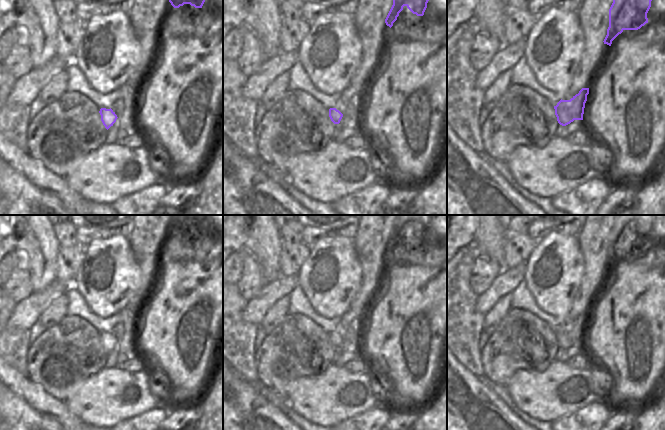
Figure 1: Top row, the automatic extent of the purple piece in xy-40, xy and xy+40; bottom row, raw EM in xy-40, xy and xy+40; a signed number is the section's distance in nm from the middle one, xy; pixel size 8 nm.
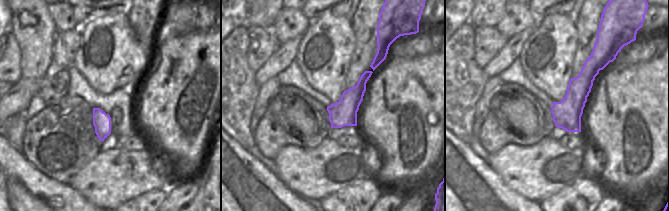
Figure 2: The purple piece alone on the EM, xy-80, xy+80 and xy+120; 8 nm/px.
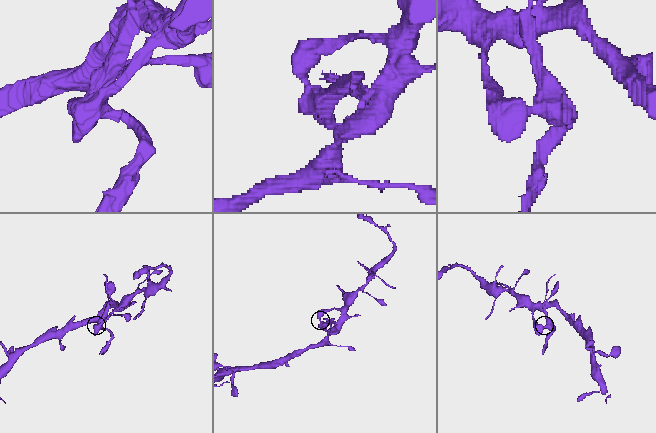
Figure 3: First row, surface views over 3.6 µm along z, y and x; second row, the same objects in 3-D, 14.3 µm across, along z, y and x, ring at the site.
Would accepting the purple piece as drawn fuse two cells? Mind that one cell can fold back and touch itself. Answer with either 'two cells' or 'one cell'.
two cells

